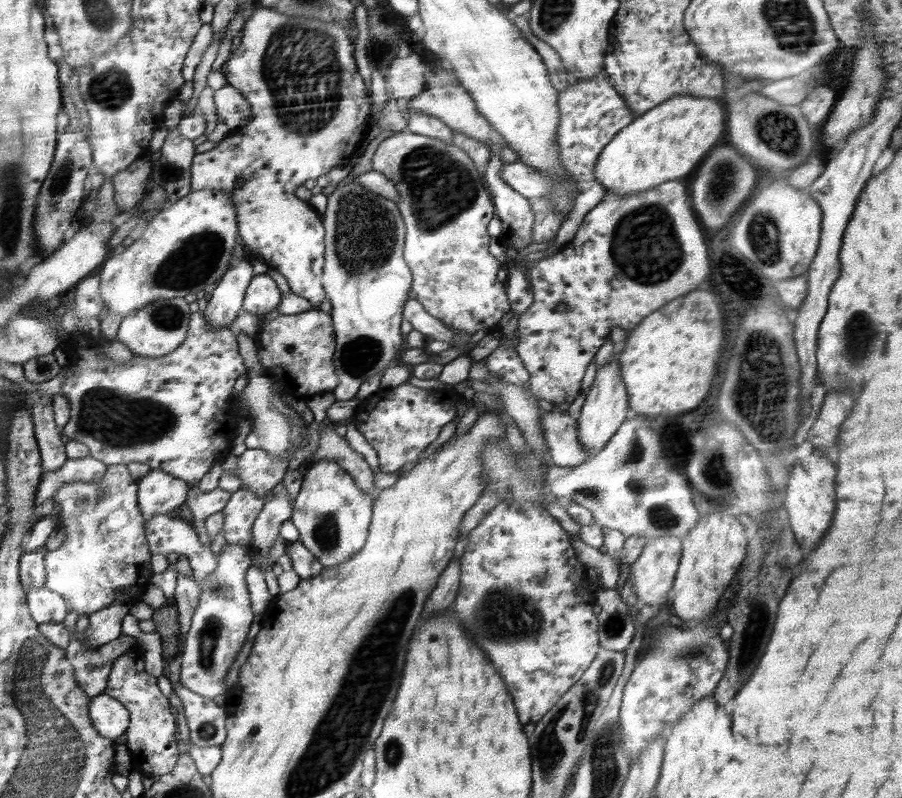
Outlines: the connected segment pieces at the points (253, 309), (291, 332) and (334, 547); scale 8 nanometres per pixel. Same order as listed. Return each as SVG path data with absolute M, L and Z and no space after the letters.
M255 275L246 289L243 311L261 317L277 308L281 295L276 281L270 275Z
M312 308L300 314L280 315L267 322L258 331L256 344L259 350L259 359L262 366L267 370L266 376L278 382L283 393L290 395L296 400L307 401L314 395L330 393L338 386L338 377L333 365L333 354L335 351L335 330L331 313Z
M334 460L311 462L304 471L303 481L298 497L293 500L290 520L300 533L299 541L314 553L325 567L343 564L355 556L368 542L370 516L373 516L372 502L374 496L367 494L357 485L356 479Z

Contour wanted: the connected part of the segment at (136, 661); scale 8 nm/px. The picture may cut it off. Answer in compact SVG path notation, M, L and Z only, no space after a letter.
M131 653L122 655L113 662L104 694L121 702L129 712L129 725L126 729L125 745L130 752L132 769L137 769L145 778L163 776L170 773L179 761L179 746L176 744L176 722L170 714L168 698L158 690L156 678L145 670L142 655Z

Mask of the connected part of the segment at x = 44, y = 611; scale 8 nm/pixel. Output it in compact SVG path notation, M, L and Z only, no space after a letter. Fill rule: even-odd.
M46 586L28 589L25 594L30 614L38 624L62 623L69 612L63 596Z

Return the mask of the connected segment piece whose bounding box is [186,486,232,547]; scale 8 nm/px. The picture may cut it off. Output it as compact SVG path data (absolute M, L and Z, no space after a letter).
M198 486L189 488L186 497L187 514L192 519L194 531L198 532L202 545L210 547L211 540L204 528L204 521L211 515L220 512L229 501L231 494L228 490L216 487L211 491L201 491Z

